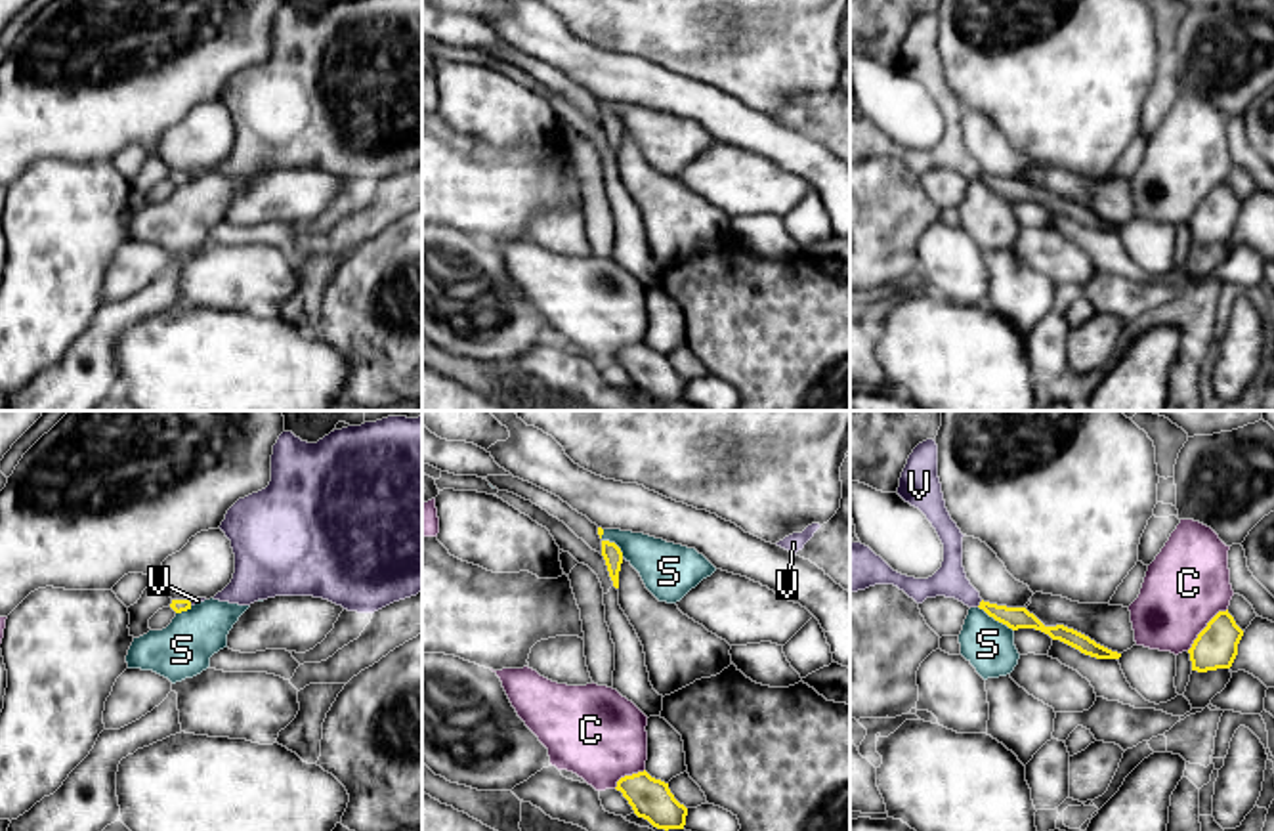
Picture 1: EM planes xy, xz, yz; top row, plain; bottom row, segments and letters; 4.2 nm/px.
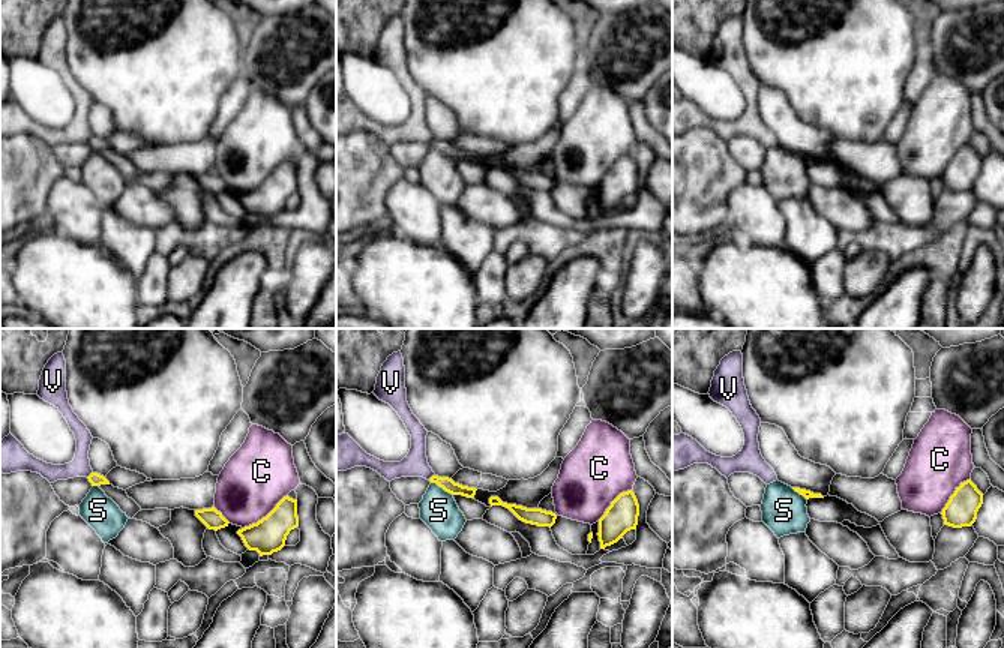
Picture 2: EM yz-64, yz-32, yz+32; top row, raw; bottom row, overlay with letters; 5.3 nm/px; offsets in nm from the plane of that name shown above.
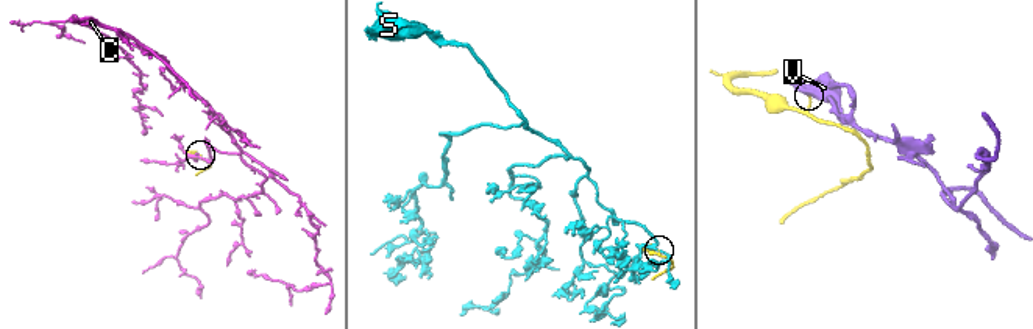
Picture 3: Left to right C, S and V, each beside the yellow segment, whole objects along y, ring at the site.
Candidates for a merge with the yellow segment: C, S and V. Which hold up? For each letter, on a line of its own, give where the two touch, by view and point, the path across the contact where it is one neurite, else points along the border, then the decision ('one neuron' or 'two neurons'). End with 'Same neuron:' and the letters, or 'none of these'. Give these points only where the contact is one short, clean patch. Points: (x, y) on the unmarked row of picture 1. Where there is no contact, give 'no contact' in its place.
C: meets yellow in yz at (1206, 199); two neurons
S: meets yellow in xz at (612, 115); border along xz (602, 102), (602, 109), (612, 113), (623, 128); two neurons
V: meets yellow in yz at (980, 176); border along yz (982, 172), (976, 178); two neurons
Same neuron: none of these

